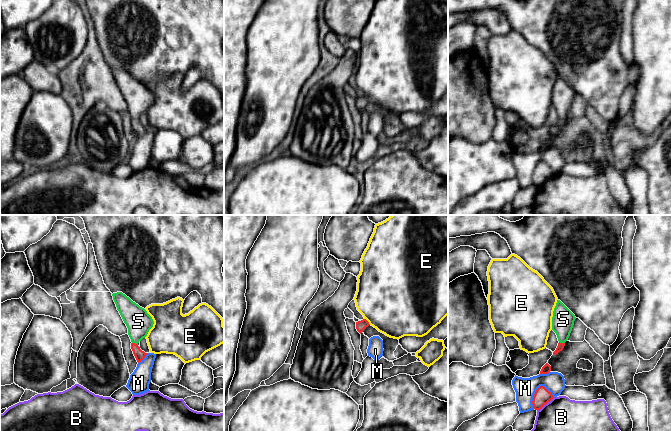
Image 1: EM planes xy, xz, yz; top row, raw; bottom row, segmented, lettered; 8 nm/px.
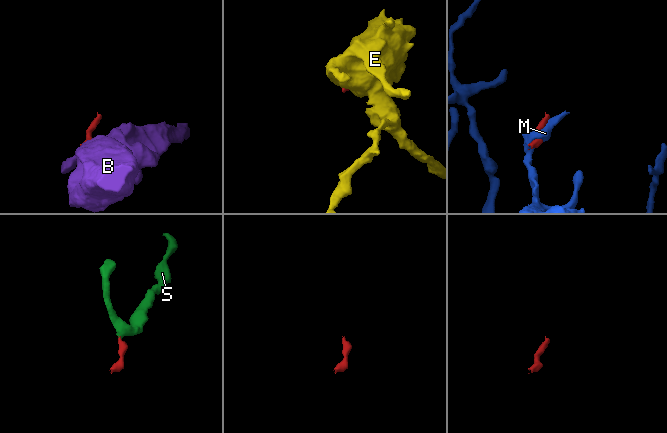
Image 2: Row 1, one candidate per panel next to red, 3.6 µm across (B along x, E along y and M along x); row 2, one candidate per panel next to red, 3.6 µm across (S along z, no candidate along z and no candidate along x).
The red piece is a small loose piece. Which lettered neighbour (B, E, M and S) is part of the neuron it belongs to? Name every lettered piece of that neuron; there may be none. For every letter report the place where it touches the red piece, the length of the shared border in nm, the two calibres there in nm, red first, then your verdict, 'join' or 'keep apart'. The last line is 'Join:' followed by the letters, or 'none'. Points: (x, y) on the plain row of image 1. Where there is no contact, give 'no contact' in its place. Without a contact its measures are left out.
B: yz (545, 179) | 180 nm | 140/320 nm | keep apart
E: xz (367, 97) | 80 nm | 80/500 nm | keep apart
M: yz (533, 172) | 200 nm | 140/170 nm | keep apart
S: xy (134, 119) | 50 nm | 80/200 nm | join
Join: S

